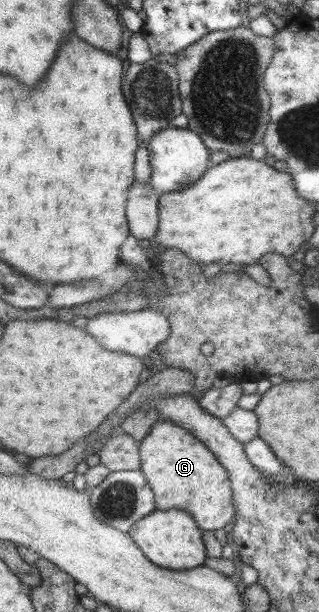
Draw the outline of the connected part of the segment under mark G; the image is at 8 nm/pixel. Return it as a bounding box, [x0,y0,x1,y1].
[138,419,234,532]

